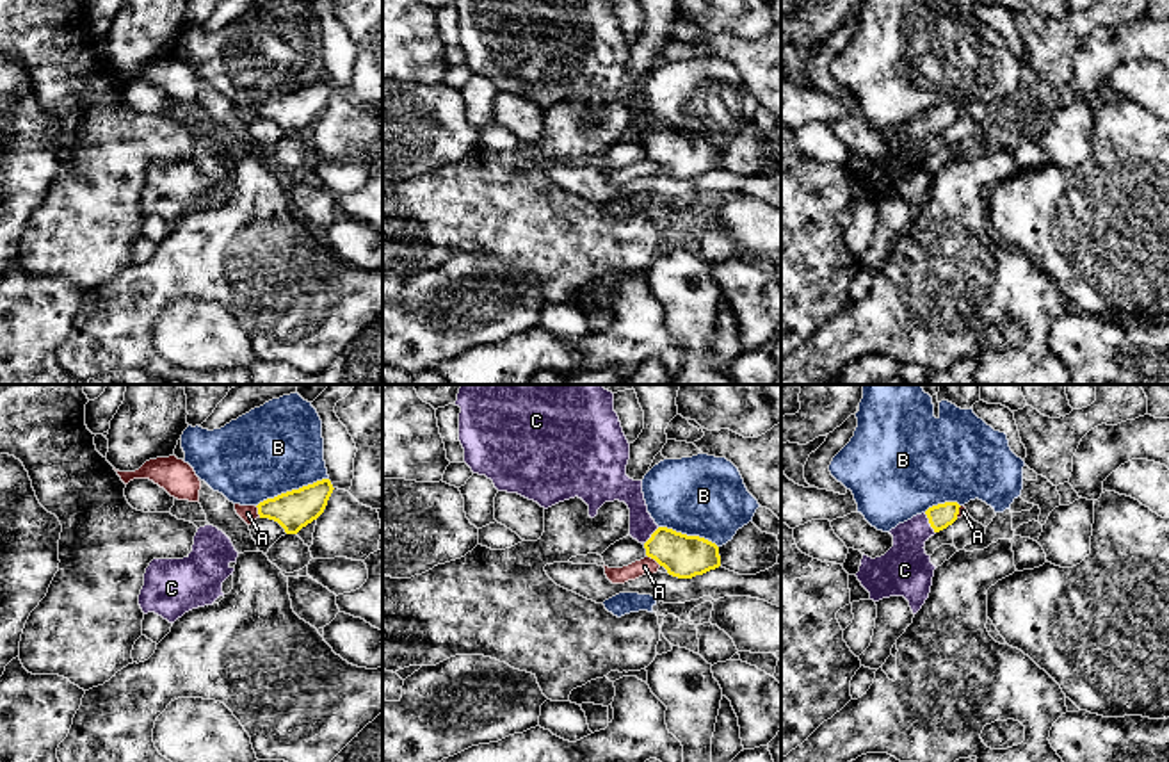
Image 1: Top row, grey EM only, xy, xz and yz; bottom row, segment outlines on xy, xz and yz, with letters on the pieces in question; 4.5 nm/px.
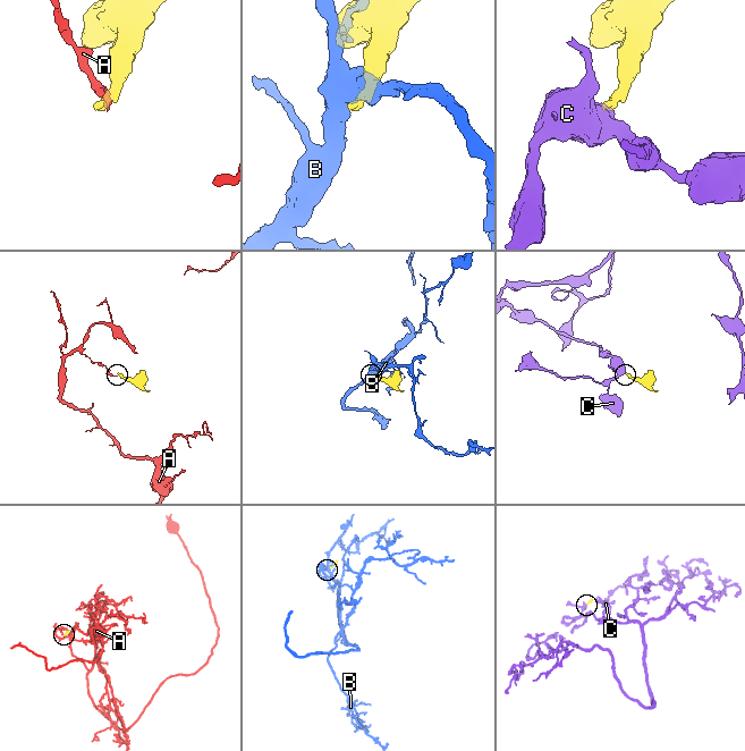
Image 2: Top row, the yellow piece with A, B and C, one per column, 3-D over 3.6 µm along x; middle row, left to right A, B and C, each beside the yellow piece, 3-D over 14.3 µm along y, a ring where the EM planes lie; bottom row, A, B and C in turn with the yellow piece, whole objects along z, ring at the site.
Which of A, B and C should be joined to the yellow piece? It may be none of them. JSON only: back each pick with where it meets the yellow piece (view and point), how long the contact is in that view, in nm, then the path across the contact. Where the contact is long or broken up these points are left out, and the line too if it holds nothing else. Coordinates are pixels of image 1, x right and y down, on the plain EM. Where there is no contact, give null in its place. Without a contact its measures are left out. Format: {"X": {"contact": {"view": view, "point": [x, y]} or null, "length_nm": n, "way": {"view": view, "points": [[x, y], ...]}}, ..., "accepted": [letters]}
{"C": {"contact": {"view": "yz", "point": [929, 123]}, "length_nm": 110, "way": {"view": "yz", "points": [[940, 118], [929, 123], [908, 145], [904, 171]]}}, "accepted": ["C"]}

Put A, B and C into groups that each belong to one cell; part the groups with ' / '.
A / B / C

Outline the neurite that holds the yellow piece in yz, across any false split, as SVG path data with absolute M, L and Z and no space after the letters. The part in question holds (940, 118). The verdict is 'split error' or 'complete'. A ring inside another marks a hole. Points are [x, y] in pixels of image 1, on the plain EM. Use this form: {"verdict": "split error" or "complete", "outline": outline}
{"verdict": "split error", "outline": "M957 103L932 107L890 132L893 148L884 157L872 160L863 155L856 178L870 194L870 201L904 198L913 215L922 210L936 171L925 155L925 142L952 126L959 109Z"}

